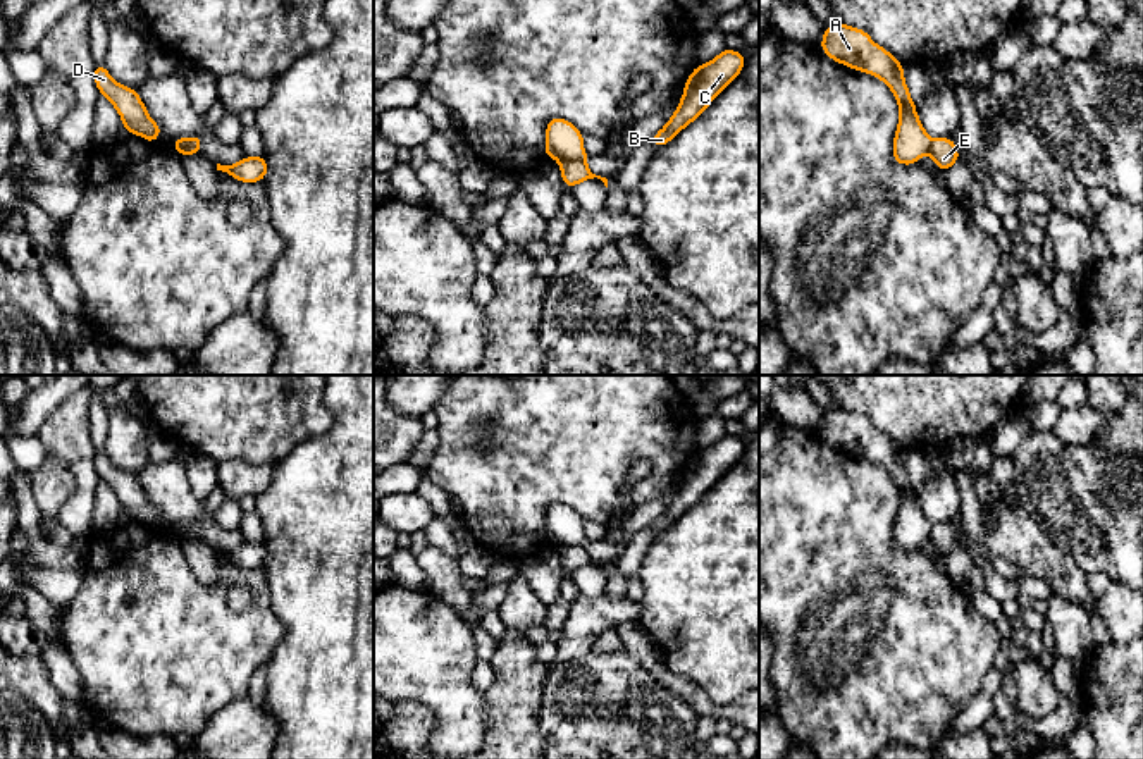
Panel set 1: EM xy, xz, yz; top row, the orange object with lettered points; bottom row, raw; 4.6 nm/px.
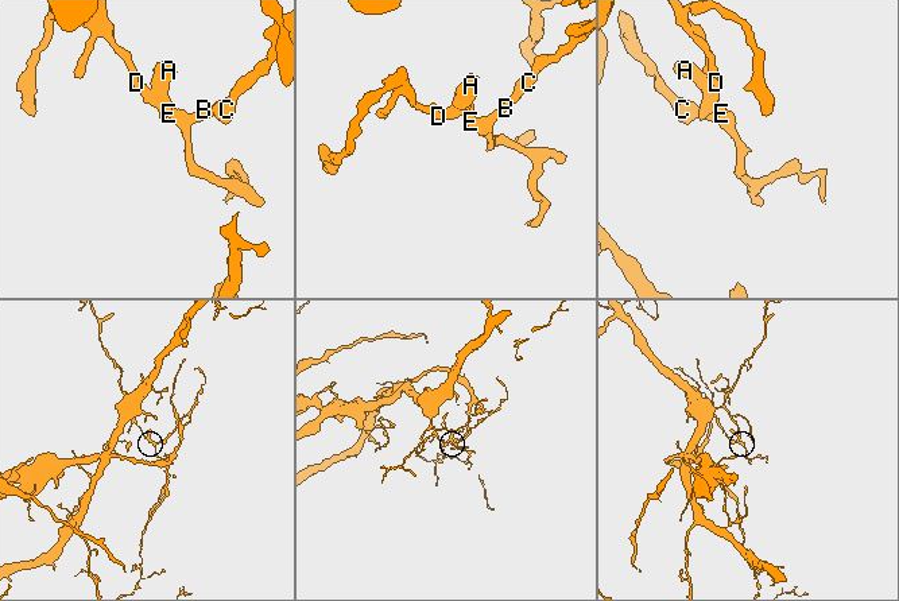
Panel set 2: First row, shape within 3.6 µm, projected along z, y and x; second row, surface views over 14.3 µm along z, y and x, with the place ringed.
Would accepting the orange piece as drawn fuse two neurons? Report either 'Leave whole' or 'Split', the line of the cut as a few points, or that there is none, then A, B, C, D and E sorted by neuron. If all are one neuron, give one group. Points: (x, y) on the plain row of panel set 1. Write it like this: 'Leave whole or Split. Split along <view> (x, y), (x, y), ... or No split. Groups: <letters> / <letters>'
Split. Split along xz (584, 546), (560, 548). Groups: A D / B C E

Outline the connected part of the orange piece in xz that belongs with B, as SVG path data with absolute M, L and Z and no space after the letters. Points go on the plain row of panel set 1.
M725 434L711 447L697 451L685 466L682 485L666 508L659 515L651 528L656 534L670 528L682 515L694 508L711 487L732 470L732 466L742 458L745 442L737 435Z

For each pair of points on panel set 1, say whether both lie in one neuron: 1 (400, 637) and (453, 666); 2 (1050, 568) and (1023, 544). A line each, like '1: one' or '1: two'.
1: one
2: one

